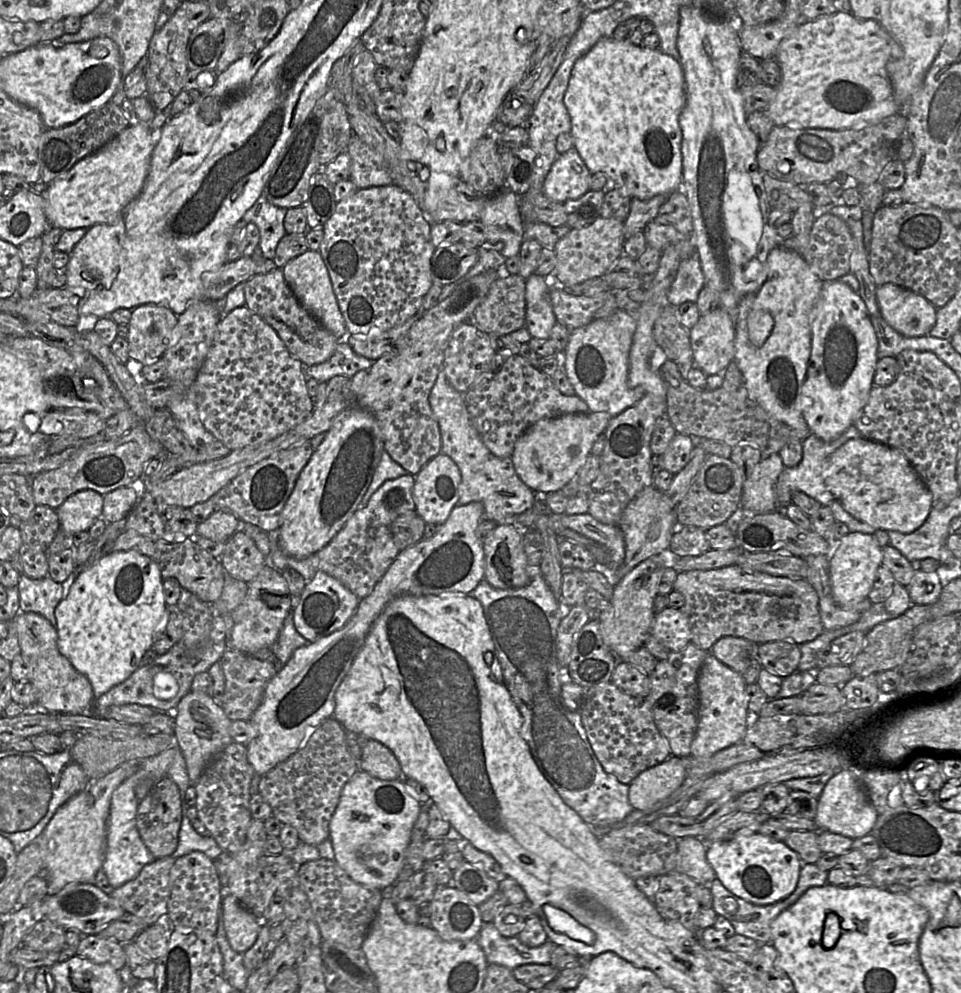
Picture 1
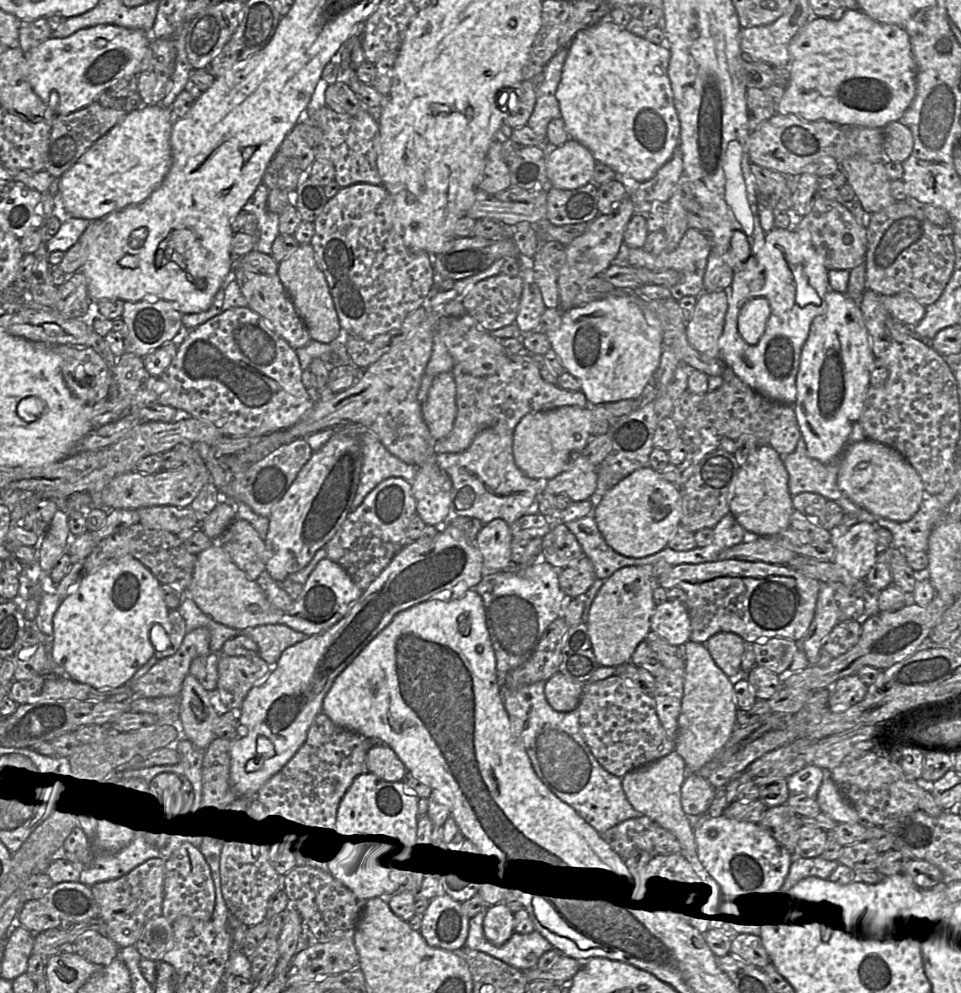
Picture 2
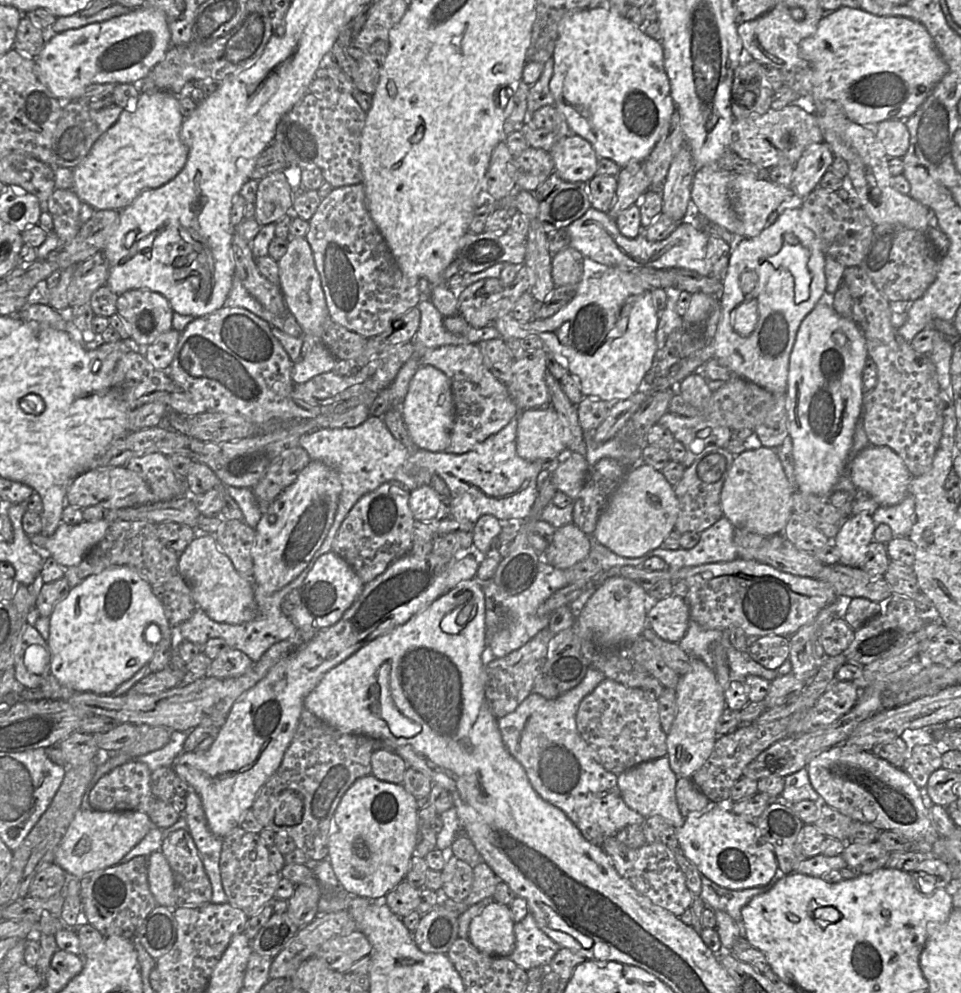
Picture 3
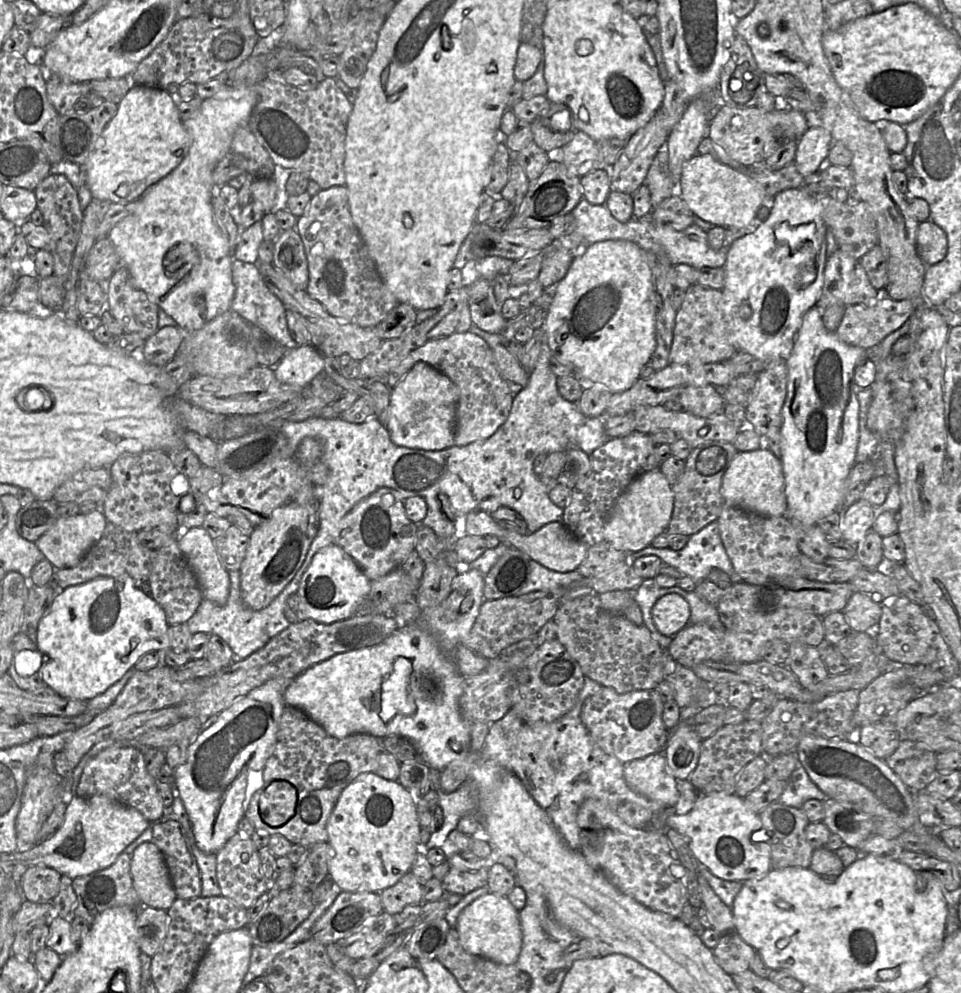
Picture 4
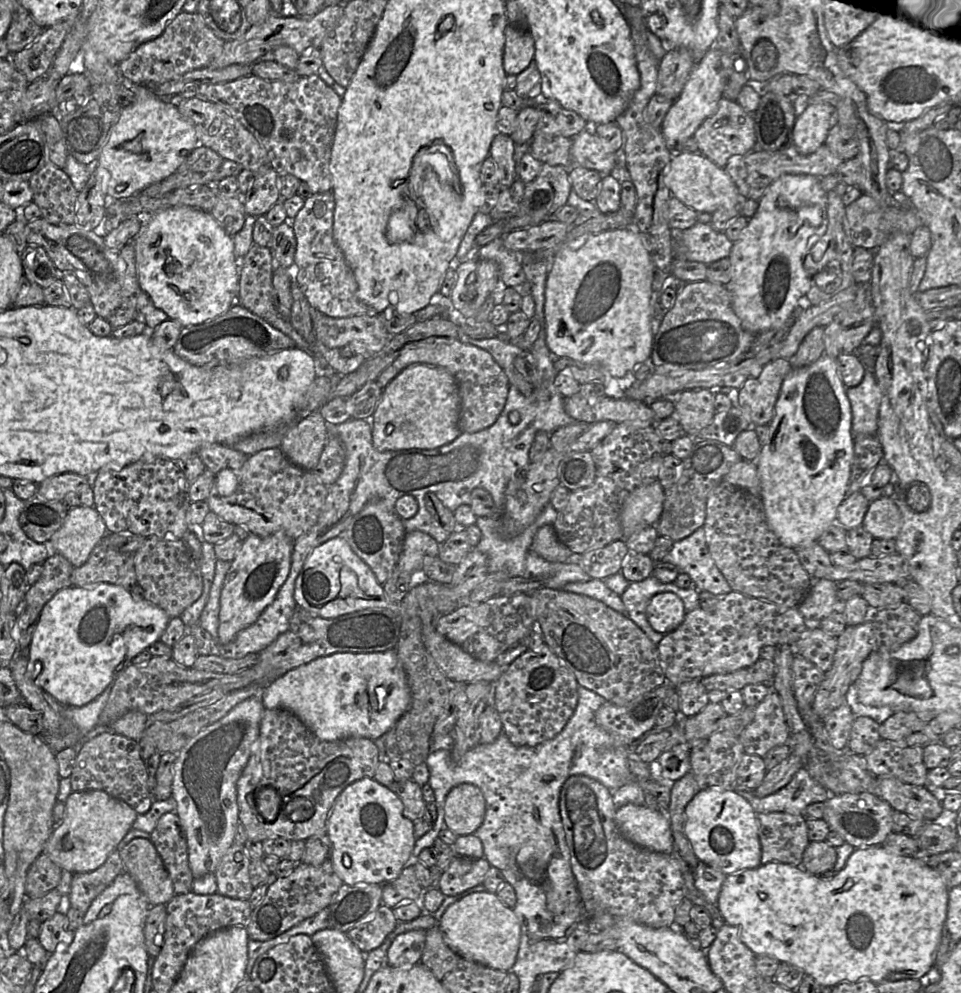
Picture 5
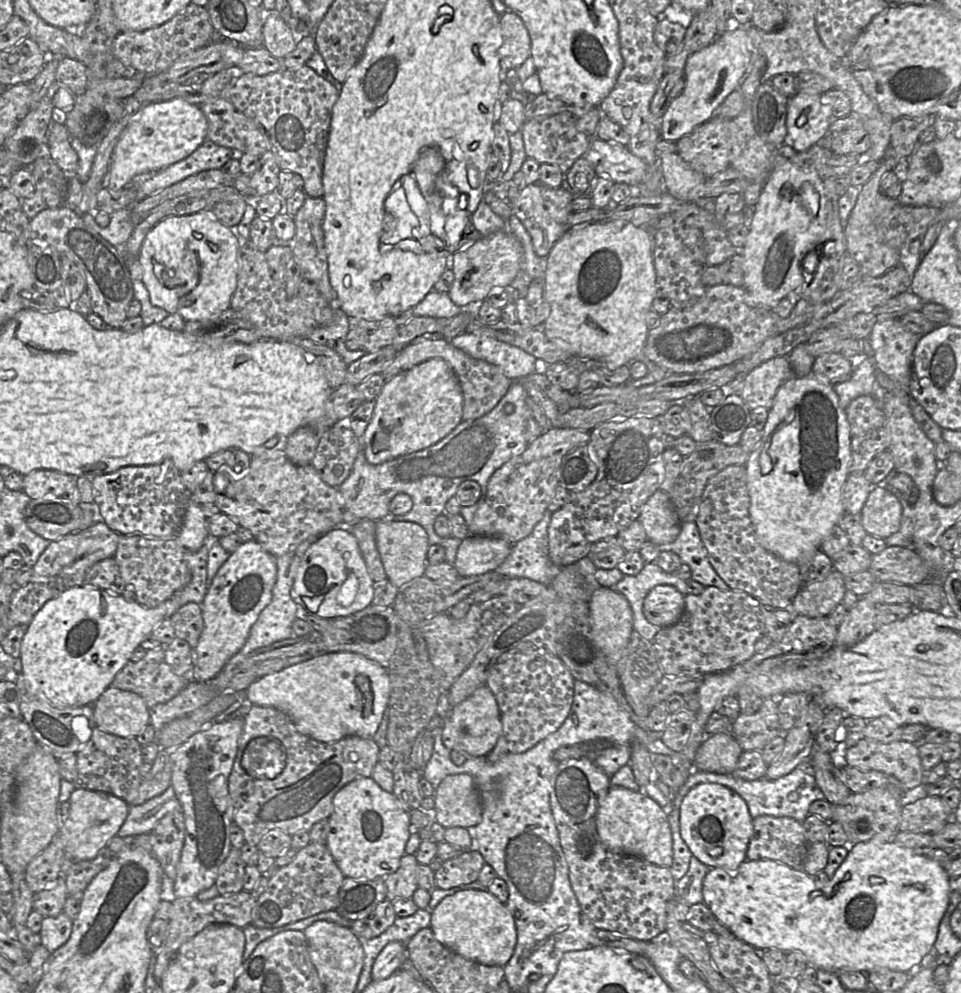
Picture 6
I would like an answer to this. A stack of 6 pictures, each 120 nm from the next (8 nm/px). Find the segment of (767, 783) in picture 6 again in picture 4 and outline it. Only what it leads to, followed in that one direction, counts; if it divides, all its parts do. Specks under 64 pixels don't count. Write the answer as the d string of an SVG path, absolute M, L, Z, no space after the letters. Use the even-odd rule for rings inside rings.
M798 765L787 779L784 791L774 802L801 808L803 803L809 799L817 799L823 802L829 798L810 779L804 767Z

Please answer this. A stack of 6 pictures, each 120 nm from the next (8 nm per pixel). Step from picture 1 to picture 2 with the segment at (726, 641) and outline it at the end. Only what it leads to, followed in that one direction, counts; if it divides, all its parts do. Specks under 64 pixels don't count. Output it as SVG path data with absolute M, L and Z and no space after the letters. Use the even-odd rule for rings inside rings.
M720 632L709 638L704 645L716 665L734 684L735 678L741 675L745 640L732 632Z

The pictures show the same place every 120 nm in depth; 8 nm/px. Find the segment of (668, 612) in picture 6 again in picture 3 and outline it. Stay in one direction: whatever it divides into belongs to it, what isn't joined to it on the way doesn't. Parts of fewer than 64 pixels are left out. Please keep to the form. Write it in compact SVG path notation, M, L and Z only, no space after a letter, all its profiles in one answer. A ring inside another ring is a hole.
M670 595L648 611L648 626L663 640L678 643L686 634L690 610L686 599Z

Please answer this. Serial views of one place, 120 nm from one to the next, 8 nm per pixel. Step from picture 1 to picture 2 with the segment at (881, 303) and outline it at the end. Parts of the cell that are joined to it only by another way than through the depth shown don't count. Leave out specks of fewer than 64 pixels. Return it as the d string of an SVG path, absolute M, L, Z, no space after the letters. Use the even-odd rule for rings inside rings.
M902 292L882 296L887 311L898 321L908 327L916 326L924 317L926 309L910 293Z

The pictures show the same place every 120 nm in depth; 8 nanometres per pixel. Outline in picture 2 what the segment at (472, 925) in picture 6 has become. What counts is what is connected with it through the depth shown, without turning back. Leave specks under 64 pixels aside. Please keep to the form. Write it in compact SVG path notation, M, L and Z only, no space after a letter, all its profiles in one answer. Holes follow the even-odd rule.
M493 904L483 920L486 939L495 946L505 944L515 932L515 912L506 904Z

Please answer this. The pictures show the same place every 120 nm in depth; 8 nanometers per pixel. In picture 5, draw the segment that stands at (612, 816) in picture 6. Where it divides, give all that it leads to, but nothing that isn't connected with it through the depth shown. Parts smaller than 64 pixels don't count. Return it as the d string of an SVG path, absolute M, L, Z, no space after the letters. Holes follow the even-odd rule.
M626 804L615 812L619 832L629 841L654 852L671 854L672 831L669 821L647 806Z

